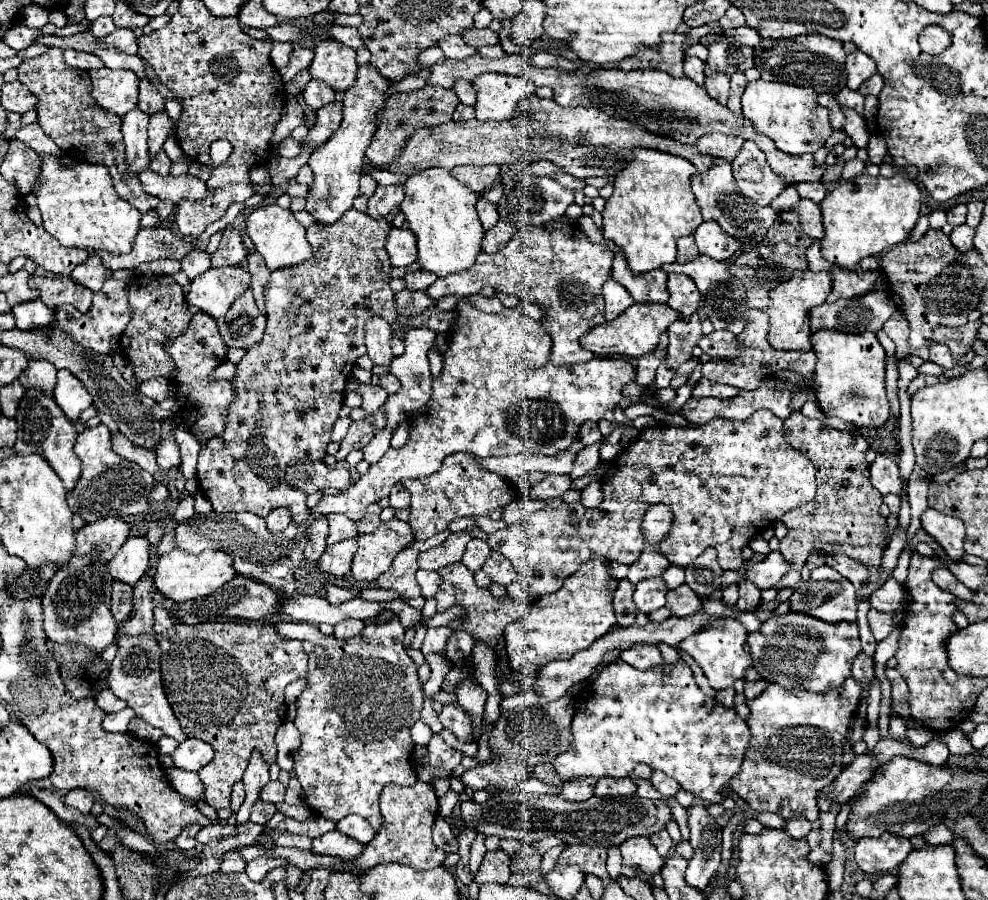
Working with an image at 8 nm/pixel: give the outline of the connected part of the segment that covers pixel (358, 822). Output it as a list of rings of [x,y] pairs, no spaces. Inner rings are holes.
[[[348,815],[348,817],[344,817],[342,821],[338,821],[336,823],[336,831],[340,831],[340,833],[344,833],[344,835],[348,835],[348,837],[352,837],[354,841],[360,841],[360,843],[368,843],[368,841],[372,841],[372,837],[374,837],[374,829],[370,827],[370,823],[364,819],[364,817],[360,817],[360,815]]]

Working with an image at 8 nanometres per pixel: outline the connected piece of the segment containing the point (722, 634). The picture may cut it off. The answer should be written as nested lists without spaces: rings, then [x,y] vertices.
[[[720,619],[718,623],[704,627],[700,633],[680,641],[678,649],[690,653],[696,659],[696,663],[702,667],[704,675],[708,677],[712,689],[726,689],[726,687],[734,685],[736,681],[744,679],[746,669],[752,665],[752,655],[744,649],[746,647],[746,637],[748,637],[748,631],[740,621]]]

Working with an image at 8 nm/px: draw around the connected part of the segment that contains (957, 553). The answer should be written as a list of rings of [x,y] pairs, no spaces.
[[[928,507],[922,515],[922,527],[926,533],[930,533],[946,551],[946,555],[954,561],[958,561],[964,555],[962,543],[964,543],[964,525],[960,519],[948,517],[946,513],[940,513],[932,507]]]

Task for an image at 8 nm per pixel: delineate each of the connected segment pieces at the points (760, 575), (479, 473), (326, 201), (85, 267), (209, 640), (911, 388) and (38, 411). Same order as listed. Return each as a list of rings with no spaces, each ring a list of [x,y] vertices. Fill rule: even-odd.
[[[772,551],[762,563],[756,563],[752,569],[746,571],[746,579],[754,581],[760,589],[768,589],[768,587],[774,587],[788,571],[790,571],[790,565],[782,557],[782,553]]]
[[[470,453],[448,455],[436,473],[424,477],[424,479],[406,479],[400,483],[412,495],[408,523],[412,527],[416,541],[422,541],[424,537],[432,537],[432,535],[444,531],[450,525],[450,521],[456,517],[484,515],[490,519],[500,519],[502,509],[510,501],[516,499],[514,485],[504,481],[496,473],[480,469],[474,463],[474,457]]]
[[[372,65],[358,67],[358,75],[354,85],[344,93],[344,119],[340,127],[332,133],[332,137],[320,145],[310,155],[310,169],[314,173],[314,181],[310,185],[306,197],[306,211],[316,219],[318,225],[336,223],[344,211],[352,207],[352,199],[360,193],[358,177],[364,165],[364,151],[370,145],[372,133],[376,131],[376,111],[384,107],[384,93],[388,89],[388,79],[382,77]]]
[[[90,255],[88,261],[84,261],[82,265],[78,265],[78,267],[72,271],[70,277],[72,277],[76,283],[80,283],[80,285],[88,287],[90,291],[98,293],[98,291],[102,289],[104,281],[110,279],[110,275],[112,275],[112,273],[102,265],[100,257]]]
[[[176,623],[168,631],[158,635],[162,647],[162,683],[182,731],[188,737],[206,741],[214,749],[214,759],[198,771],[204,785],[204,799],[214,809],[226,809],[230,805],[232,785],[242,781],[242,775],[250,763],[250,755],[258,749],[268,765],[276,763],[276,729],[286,721],[284,687],[308,671],[308,655],[300,641],[280,639],[272,625],[266,623]]]
[[[918,375],[915,379],[911,381],[911,383],[908,386],[907,393],[909,397],[911,398],[918,389],[928,386],[928,385],[935,385],[938,383],[939,380],[936,376],[930,376],[930,375]]]
[[[26,389],[24,399],[28,399],[28,409],[22,403],[16,415],[16,423],[18,423],[18,439],[14,445],[16,455],[28,455],[28,453],[44,455],[46,461],[56,471],[56,475],[64,481],[66,491],[72,491],[80,477],[80,459],[74,453],[74,445],[78,437],[74,423],[66,419],[64,411],[56,405],[56,401],[40,389]],[[26,415],[28,415],[28,423],[26,423]]]

